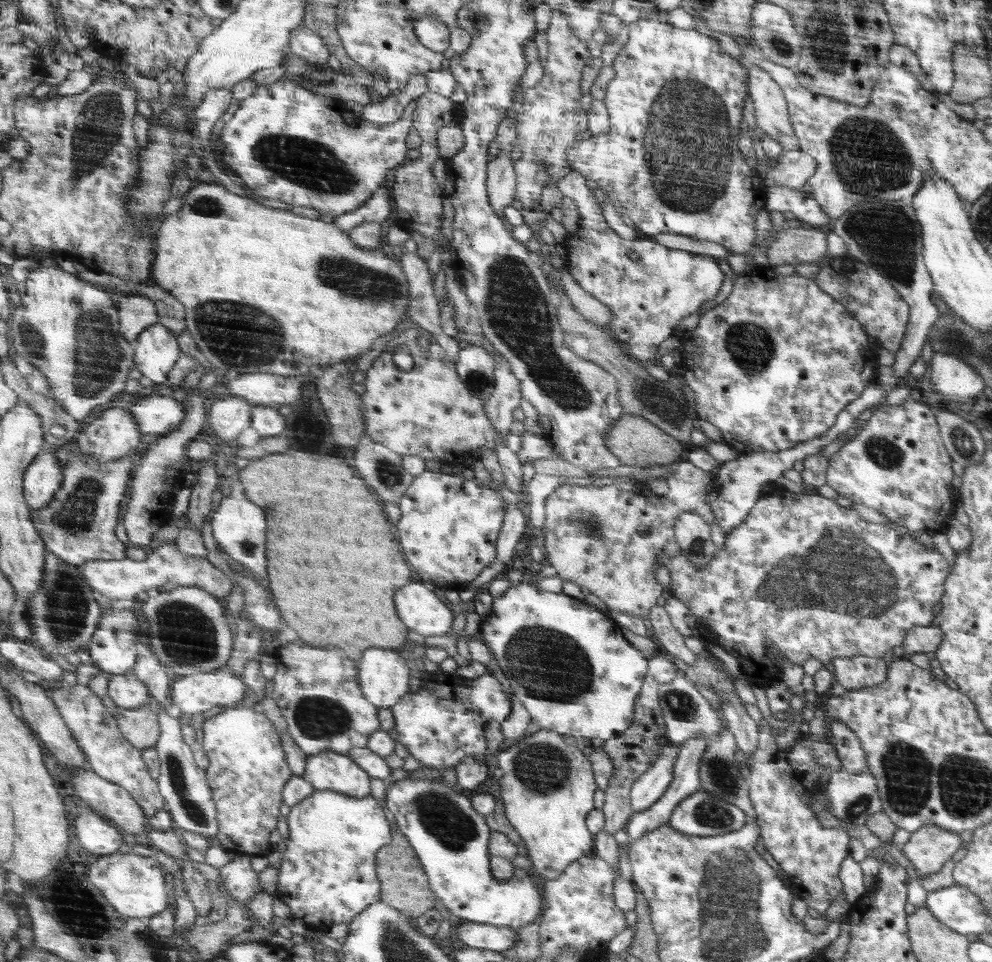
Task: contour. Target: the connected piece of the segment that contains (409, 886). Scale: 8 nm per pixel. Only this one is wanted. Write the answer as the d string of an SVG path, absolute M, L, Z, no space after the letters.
M397 830L392 834L392 842L383 847L376 855L376 864L378 865L379 883L382 885L381 901L384 904L396 908L410 919L432 909L435 893L428 884L428 876L424 872L423 864L403 833Z

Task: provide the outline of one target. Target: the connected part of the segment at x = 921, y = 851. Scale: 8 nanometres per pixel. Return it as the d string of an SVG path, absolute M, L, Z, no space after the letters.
M928 824L911 833L911 837L901 847L902 853L911 862L914 878L921 880L931 873L937 873L945 862L964 843L961 833Z

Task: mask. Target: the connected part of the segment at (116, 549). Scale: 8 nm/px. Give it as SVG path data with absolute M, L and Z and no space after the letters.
M79 448L76 452L70 452L70 462L63 462L63 472L66 477L63 488L55 500L52 500L51 506L44 511L33 510L33 520L36 527L42 534L48 549L58 554L68 563L82 565L96 560L124 560L128 558L128 547L130 543L124 543L118 534L118 520L122 518L122 508L124 502L131 494L130 482L135 480L135 473L139 470L141 462L149 456L149 450L142 452L132 450L127 456L116 460L115 462L99 462L94 456L85 454Z

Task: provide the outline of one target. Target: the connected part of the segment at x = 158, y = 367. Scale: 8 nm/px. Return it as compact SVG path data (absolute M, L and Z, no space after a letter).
M160 322L147 328L135 343L136 367L156 384L168 383L172 370L183 355L178 335Z

